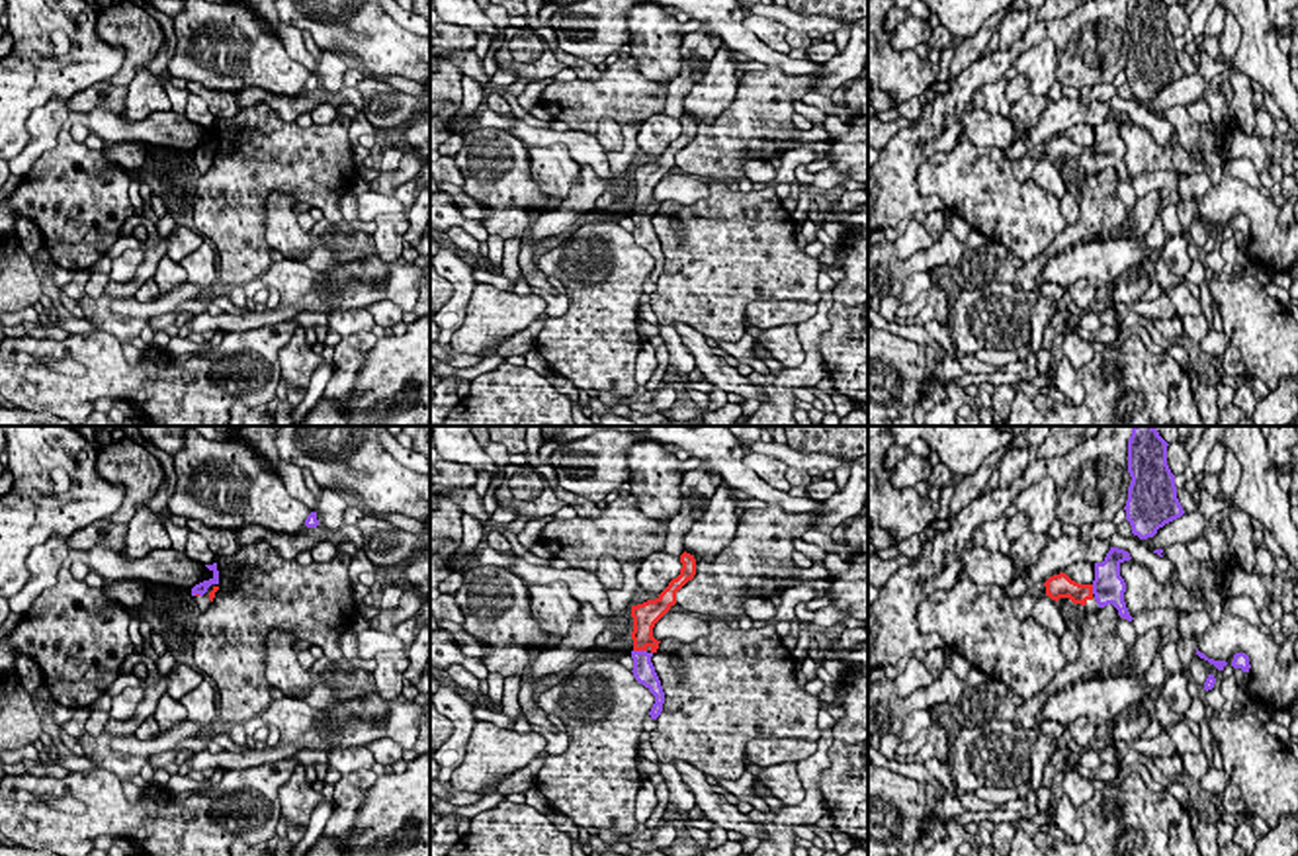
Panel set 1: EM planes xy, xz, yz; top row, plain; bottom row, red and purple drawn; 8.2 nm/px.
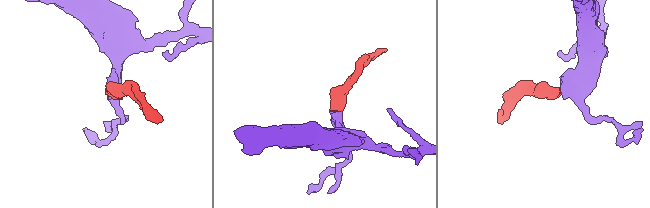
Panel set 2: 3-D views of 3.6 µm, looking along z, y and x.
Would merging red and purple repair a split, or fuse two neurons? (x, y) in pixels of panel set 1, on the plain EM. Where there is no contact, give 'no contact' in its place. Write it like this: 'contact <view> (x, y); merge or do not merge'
contact xz (640, 212); merge

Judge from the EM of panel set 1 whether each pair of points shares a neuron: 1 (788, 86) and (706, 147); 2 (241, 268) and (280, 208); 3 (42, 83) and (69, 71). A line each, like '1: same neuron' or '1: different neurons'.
1: same neuron
2: different neurons
3: same neuron

